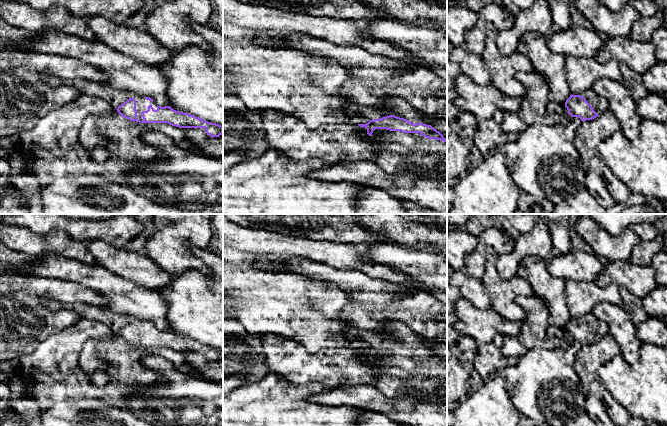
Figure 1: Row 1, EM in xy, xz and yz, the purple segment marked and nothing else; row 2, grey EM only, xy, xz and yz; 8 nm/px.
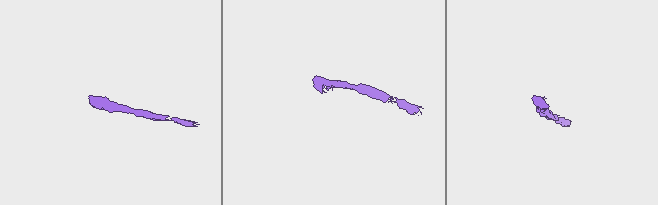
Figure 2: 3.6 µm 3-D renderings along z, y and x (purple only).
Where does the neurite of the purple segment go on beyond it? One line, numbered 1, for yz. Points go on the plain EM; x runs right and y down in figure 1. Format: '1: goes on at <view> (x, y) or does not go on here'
1: goes on at yz (599, 328)

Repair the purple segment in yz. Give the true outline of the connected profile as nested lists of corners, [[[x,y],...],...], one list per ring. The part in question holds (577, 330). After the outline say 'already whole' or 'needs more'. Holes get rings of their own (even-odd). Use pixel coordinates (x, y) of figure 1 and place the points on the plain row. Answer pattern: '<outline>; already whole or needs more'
[[[592,313],[581,319],[570,319],[565,326],[565,331],[572,341],[579,341],[581,345],[592,344],[609,334],[607,324],[596,318]]]; needs more

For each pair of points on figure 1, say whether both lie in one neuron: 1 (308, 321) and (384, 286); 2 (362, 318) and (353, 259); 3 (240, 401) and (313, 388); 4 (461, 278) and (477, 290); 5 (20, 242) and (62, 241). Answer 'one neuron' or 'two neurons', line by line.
1: two neurons
2: two neurons
3: one neuron
4: one neuron
5: one neuron

